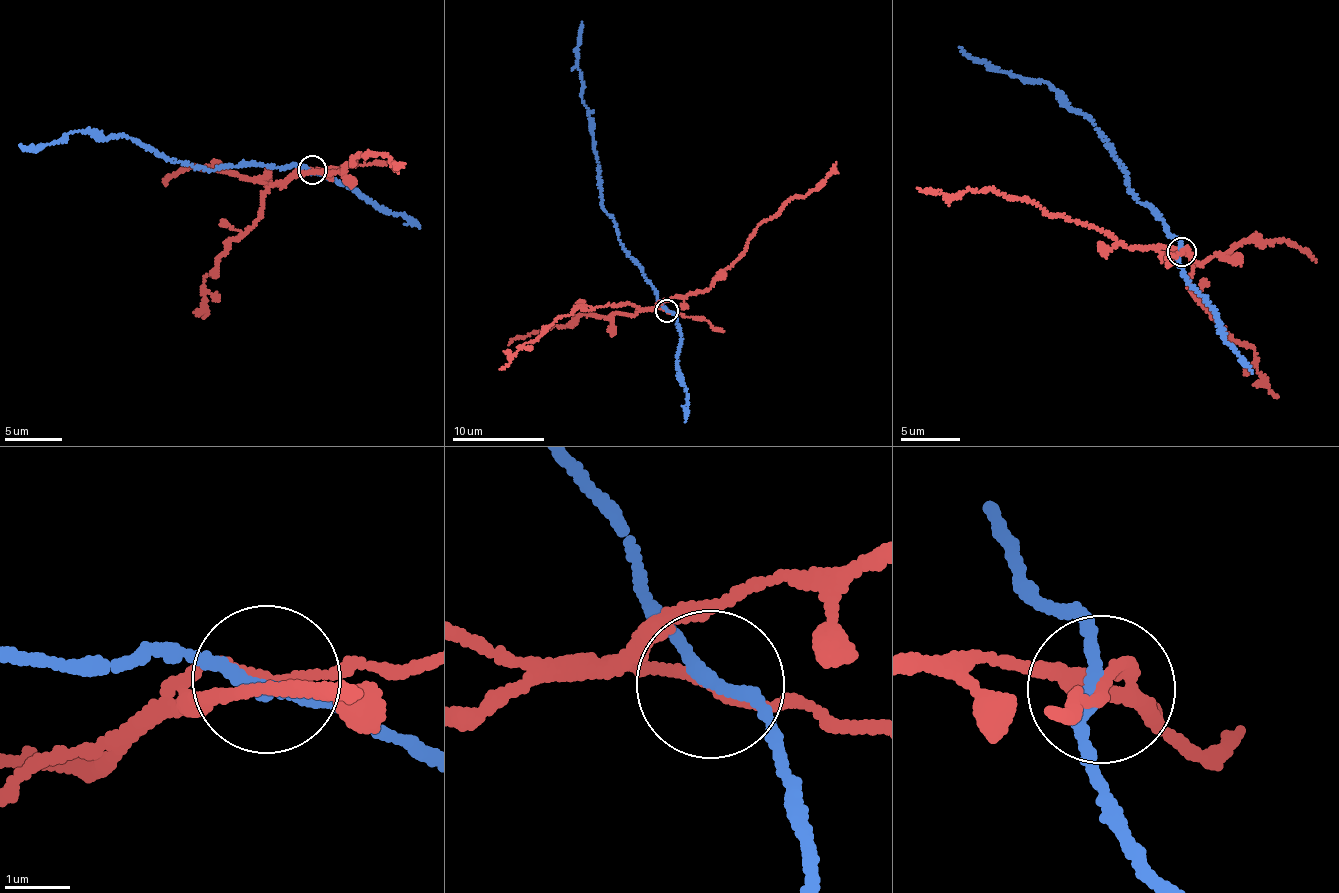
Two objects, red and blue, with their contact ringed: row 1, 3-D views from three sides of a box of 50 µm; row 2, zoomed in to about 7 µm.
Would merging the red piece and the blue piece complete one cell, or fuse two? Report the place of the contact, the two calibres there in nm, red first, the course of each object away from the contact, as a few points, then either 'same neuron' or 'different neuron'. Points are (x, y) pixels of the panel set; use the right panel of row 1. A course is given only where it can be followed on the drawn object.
place (1182, 252); calibres 140 and 180 nm; course red (1181, 253), (1184, 248), (1134, 249), (1082, 222), (988, 188), (959, 194), (917, 188); course blue (1181, 253), (1161, 220), (1137, 202), (1087, 115), (1060, 103), (1043, 81), (987, 70), (959, 47); different neuron

